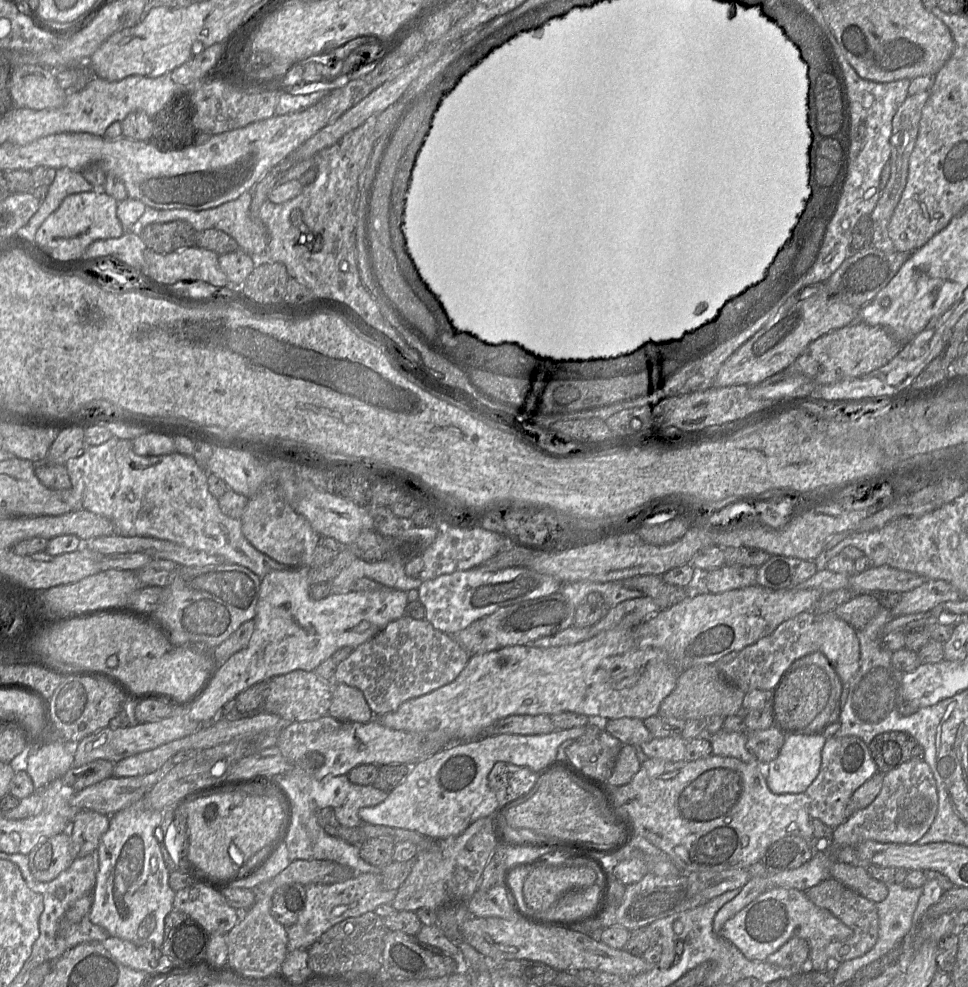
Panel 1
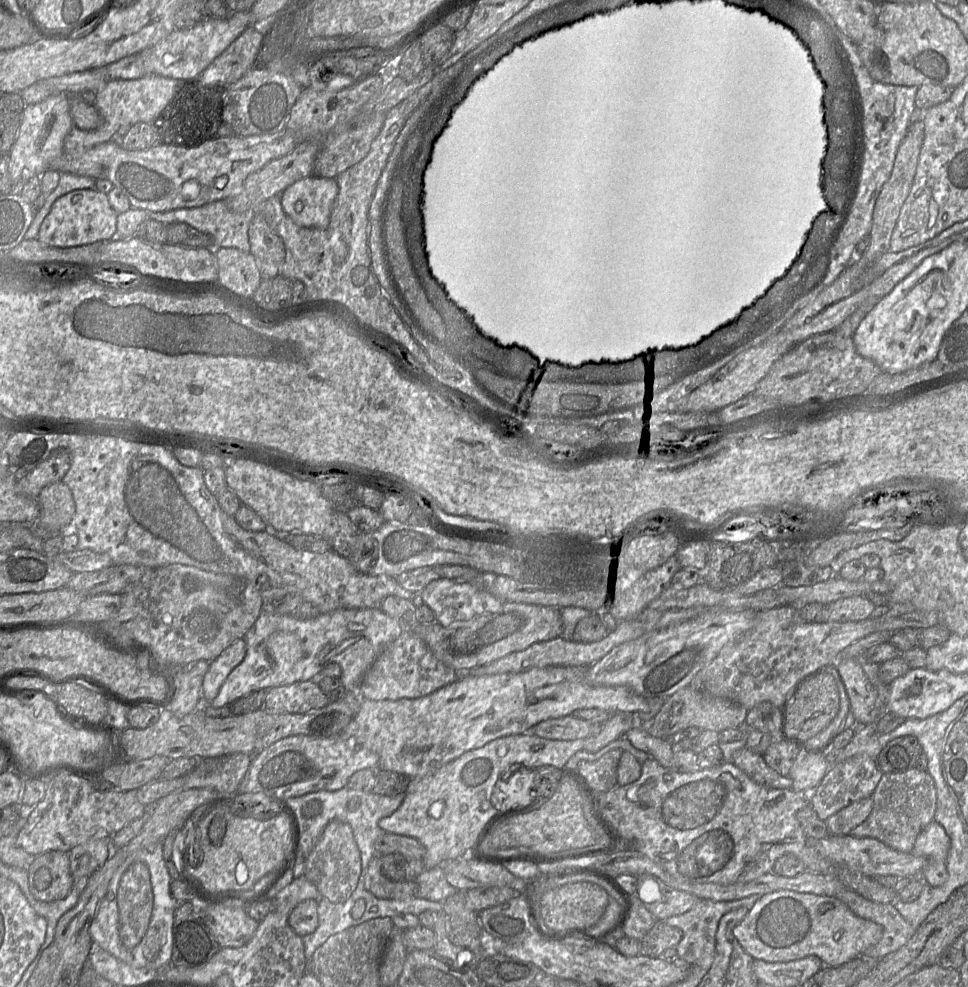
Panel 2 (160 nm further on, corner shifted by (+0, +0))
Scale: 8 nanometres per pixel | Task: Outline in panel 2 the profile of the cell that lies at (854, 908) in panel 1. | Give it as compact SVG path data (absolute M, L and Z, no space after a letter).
M848 888L838 892L835 897L845 903L855 915L873 921L883 928L880 941L866 950L864 956L881 959L905 945L916 931L893 903L873 902Z

